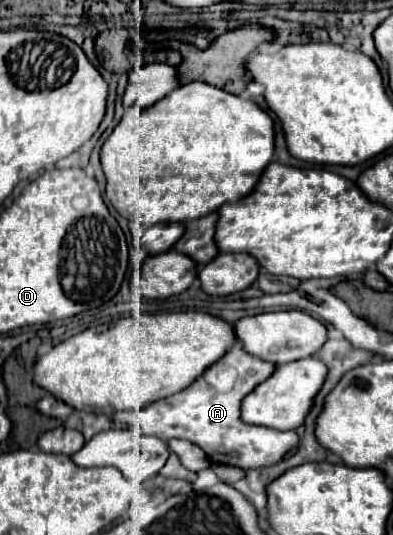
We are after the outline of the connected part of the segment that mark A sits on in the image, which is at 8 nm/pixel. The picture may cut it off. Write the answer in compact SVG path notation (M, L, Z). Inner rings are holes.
M235 344L227 352L227 356L223 360L219 360L219 364L235 370L235 374L237 374L233 380L233 386L229 390L221 392L205 376L201 376L199 386L197 386L199 388L197 398L193 398L193 390L189 386L189 388L181 390L179 394L173 394L169 398L163 398L159 402L145 406L143 410L129 412L129 414L121 412L121 422L125 424L129 418L129 424L133 428L137 428L141 434L157 436L163 442L169 442L171 438L189 440L189 442L197 444L199 448L203 448L215 464L229 464L229 466L249 470L249 468L261 468L261 466L271 466L271 464L279 462L289 448L299 444L297 432L277 432L267 426L247 424L241 420L241 412L239 412L243 398L255 386L259 386L263 380L267 380L267 376L271 376L277 366L247 354L241 348L241 344Z

